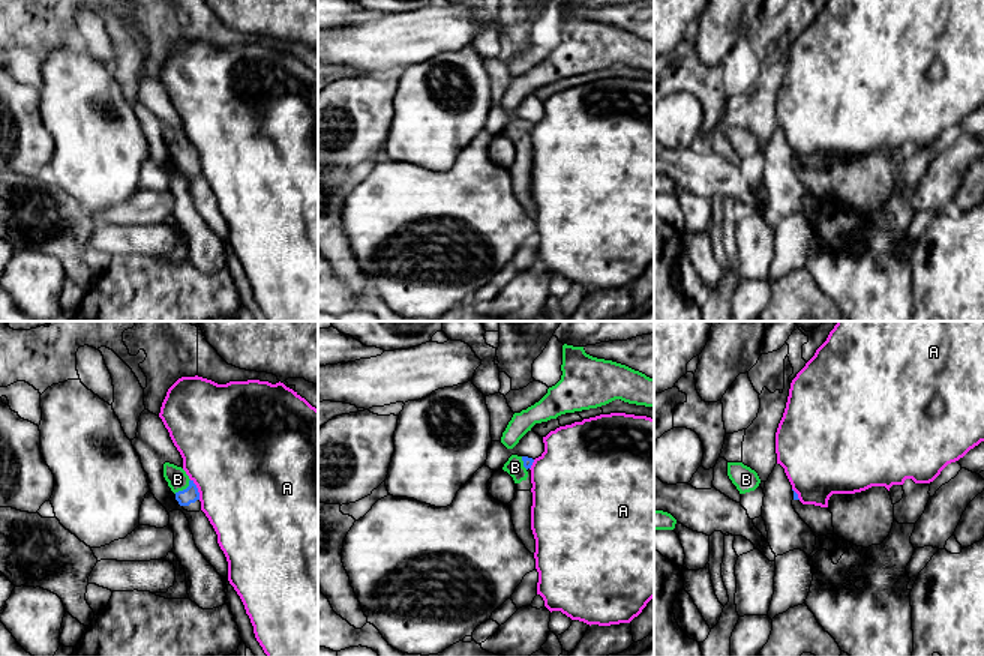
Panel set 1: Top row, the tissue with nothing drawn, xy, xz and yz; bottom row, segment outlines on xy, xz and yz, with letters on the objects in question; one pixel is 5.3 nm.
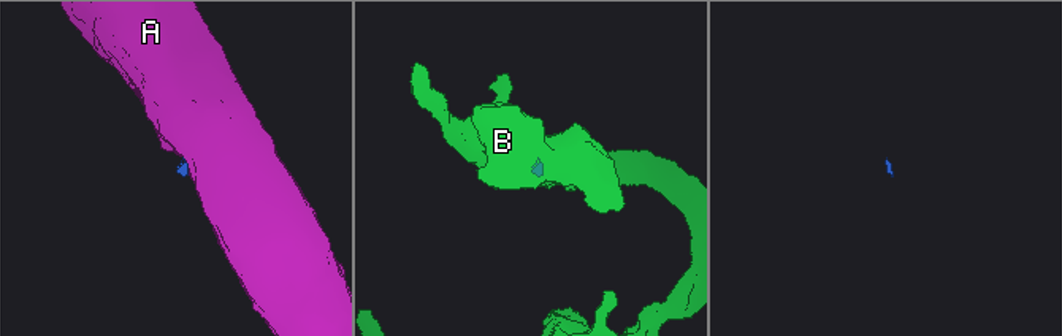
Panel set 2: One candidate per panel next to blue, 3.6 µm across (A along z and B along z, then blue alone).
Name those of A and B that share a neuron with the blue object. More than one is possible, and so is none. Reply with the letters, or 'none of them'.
B

